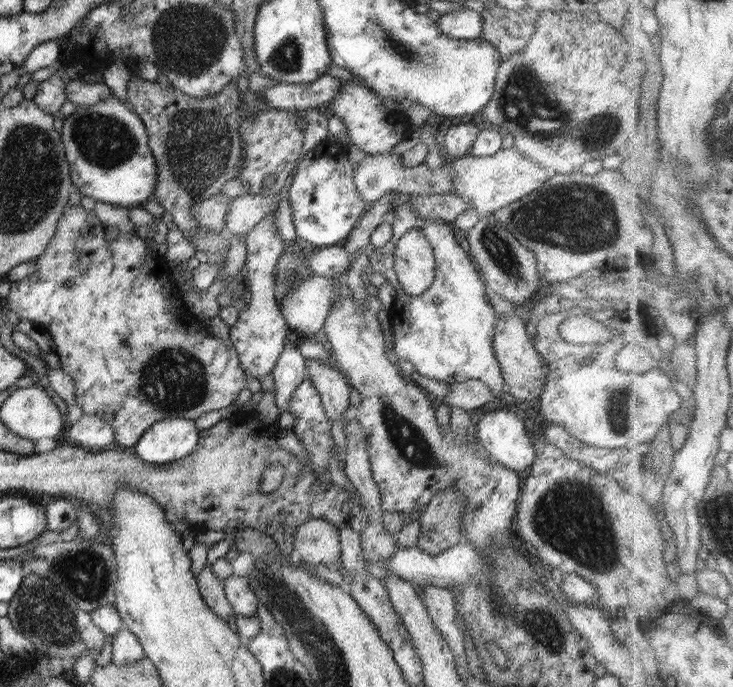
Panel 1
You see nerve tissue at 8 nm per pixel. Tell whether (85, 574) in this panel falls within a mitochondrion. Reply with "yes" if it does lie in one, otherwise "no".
yes

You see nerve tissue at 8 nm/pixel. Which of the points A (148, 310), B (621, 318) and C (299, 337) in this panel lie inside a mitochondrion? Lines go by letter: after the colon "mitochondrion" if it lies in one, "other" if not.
A: other
B: other
C: other

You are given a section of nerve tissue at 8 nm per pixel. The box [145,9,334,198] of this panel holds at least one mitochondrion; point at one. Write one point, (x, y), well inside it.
(286, 58)

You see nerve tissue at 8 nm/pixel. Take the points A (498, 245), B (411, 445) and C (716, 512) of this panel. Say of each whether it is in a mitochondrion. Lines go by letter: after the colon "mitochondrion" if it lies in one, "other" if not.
A: mitochondrion
B: mitochondrion
C: other

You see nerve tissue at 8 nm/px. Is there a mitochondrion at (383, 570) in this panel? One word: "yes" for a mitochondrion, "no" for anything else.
no

